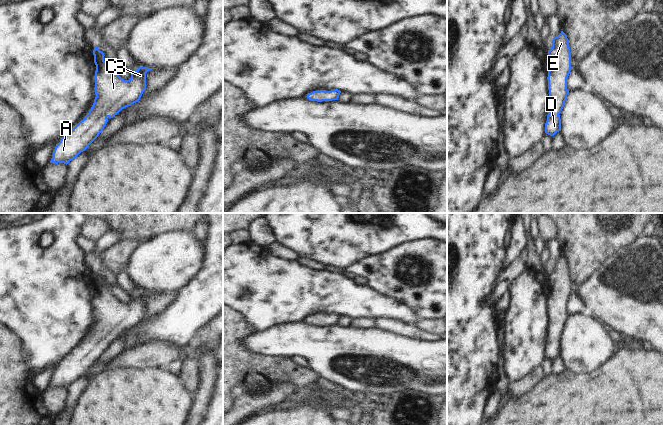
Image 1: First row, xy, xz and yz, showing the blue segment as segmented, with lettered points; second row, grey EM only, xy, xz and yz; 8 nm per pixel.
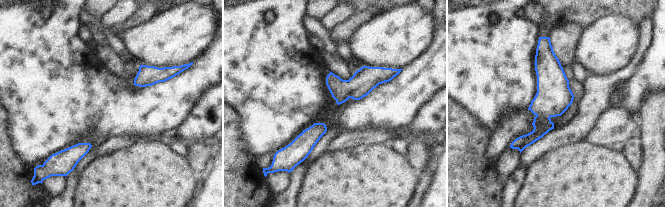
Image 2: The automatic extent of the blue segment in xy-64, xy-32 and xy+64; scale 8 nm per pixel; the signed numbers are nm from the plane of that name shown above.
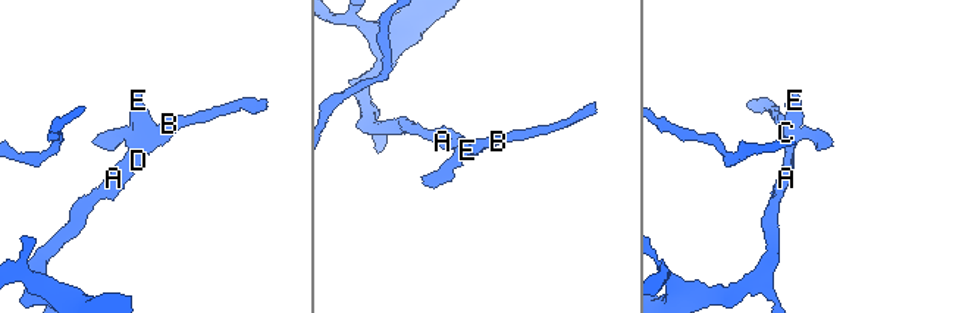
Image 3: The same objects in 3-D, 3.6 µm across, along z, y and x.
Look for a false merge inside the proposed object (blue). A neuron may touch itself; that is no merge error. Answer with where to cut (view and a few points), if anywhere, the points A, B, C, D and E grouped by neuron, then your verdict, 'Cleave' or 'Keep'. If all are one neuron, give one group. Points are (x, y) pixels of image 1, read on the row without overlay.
No split. Groups: A B C D E. Keep

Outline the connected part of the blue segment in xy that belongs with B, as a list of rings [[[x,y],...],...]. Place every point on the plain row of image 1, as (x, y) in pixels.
[[[94,270],[93,274],[94,279],[94,287],[96,289],[95,295],[95,318],[96,321],[94,323],[94,327],[89,334],[89,337],[85,340],[83,344],[81,344],[66,360],[64,360],[58,368],[53,376],[53,381],[50,387],[64,387],[68,388],[71,384],[75,383],[81,376],[85,375],[89,369],[99,360],[99,358],[103,355],[104,351],[108,346],[108,341],[113,342],[117,339],[122,333],[131,330],[132,328],[138,326],[146,313],[146,297],[152,293],[157,292],[147,292],[147,291],[139,291],[134,297],[131,298],[131,302],[129,304],[124,304],[121,302],[112,292],[111,290],[104,285],[104,277],[100,275],[96,270]]]

